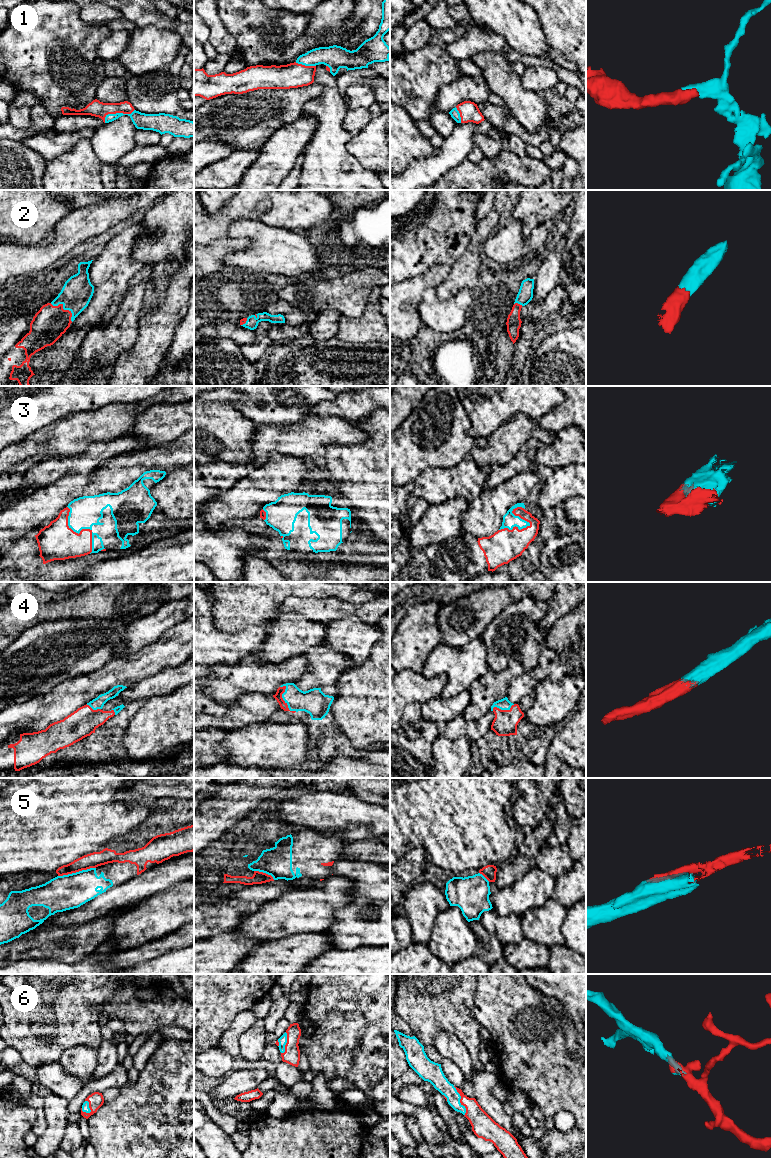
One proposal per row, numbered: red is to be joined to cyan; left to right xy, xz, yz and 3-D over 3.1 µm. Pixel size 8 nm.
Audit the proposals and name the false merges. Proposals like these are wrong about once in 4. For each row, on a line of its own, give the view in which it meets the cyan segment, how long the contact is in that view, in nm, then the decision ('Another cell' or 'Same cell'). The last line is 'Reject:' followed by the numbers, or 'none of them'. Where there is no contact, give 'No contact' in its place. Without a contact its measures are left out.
1: Touches cyan in xy. Shared border 260 nm. Same cell
2: Touches cyan in xy. Shared border 240 nm. Same cell
3: Touches cyan in yz. Shared border 280 nm. Same cell
4: Touches cyan in xz. Shared border 240 nm. Same cell
5: Touches cyan in xy. Shared border 320 nm. Same cell
6: Touches cyan in yz. Shared border 260 nm. Same cell
Reject: none of them

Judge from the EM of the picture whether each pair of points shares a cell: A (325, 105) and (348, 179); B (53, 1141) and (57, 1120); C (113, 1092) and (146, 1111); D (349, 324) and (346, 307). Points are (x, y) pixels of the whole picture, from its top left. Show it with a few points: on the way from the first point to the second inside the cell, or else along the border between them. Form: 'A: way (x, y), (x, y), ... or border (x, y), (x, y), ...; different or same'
A: way (329, 123), (330, 161); same
B: way (53, 1136), (56, 1125); same
C: border (120, 1089), (120, 1092), (112, 1100), (104, 1102); different
D: border (366, 302), (364, 311), (359, 316), (341, 315); different

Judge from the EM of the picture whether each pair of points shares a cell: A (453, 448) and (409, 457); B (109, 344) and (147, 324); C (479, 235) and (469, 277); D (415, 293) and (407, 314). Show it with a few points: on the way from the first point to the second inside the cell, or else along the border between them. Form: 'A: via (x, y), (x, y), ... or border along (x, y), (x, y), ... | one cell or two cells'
A: via (442, 448), (437, 452), (420, 452) | one cell
B: border along (142, 306), (139, 312), (137, 339), (127, 350) | two cells
C: via (474, 245), (469, 267) | one cell
D: via (410, 298), (407, 301), (407, 309) | one cell

